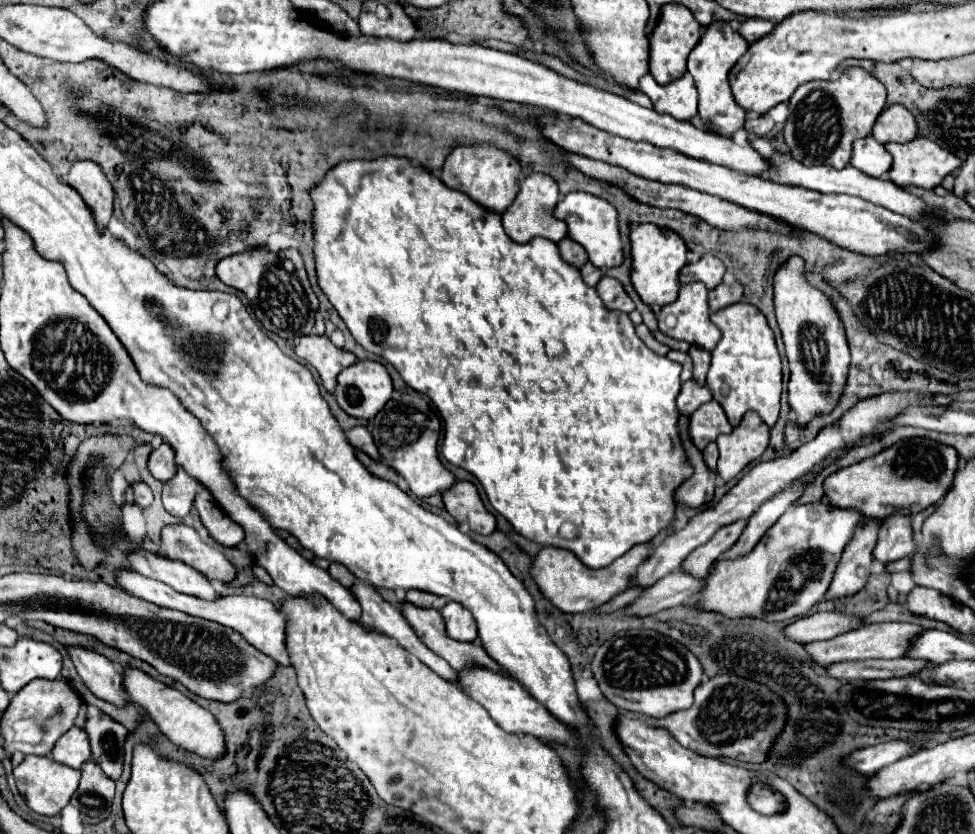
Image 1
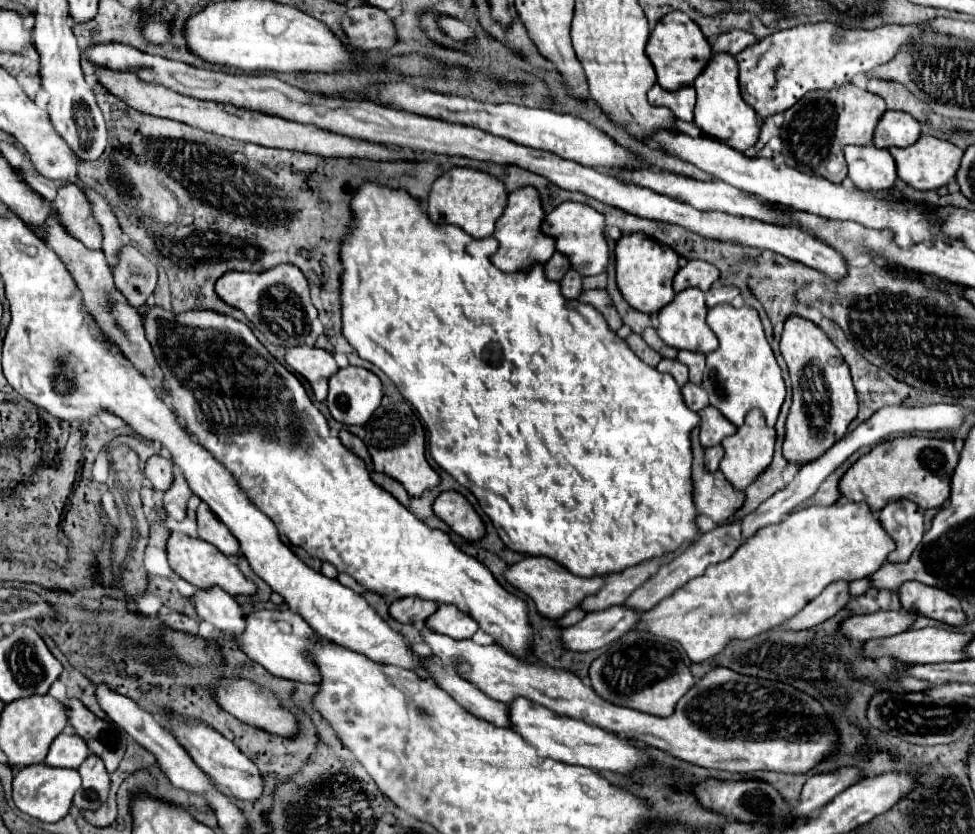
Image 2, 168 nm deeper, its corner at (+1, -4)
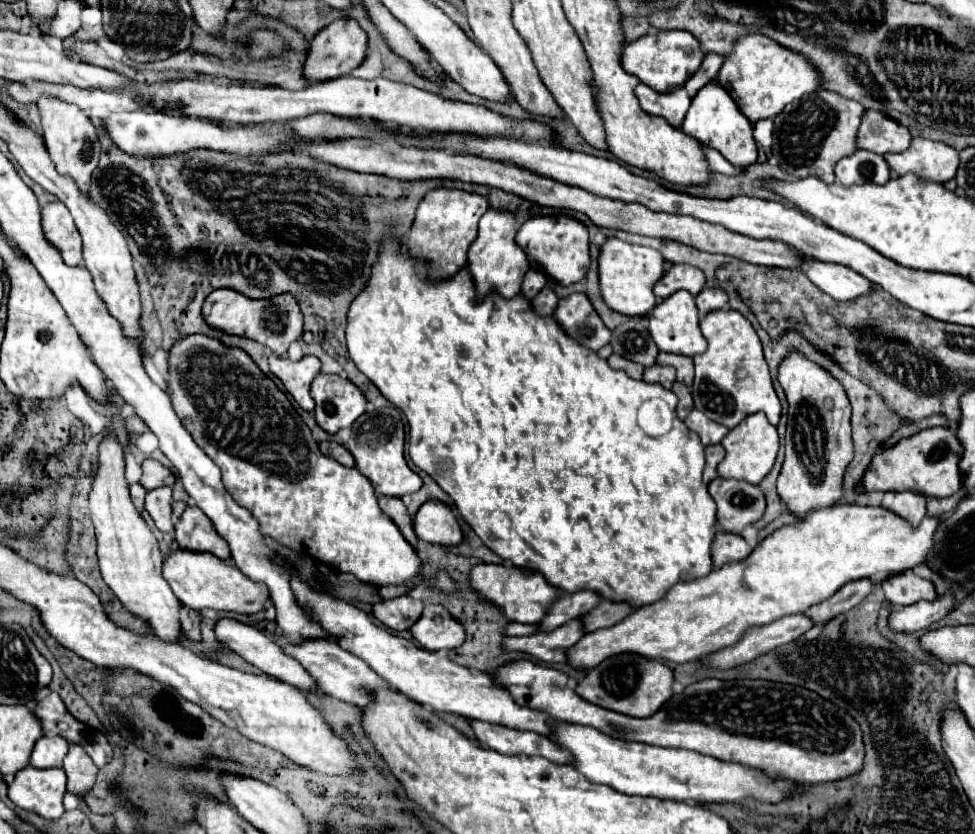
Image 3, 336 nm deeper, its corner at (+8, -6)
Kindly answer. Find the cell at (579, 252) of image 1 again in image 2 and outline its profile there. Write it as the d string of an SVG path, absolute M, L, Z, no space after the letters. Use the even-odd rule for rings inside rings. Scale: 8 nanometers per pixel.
M555 252L551 258L549 258L549 262L545 264L545 274L547 274L547 278L551 278L551 280L561 280L561 276L565 276L565 272L571 268L571 264L569 264L569 260L567 260L567 256L561 256L559 252Z

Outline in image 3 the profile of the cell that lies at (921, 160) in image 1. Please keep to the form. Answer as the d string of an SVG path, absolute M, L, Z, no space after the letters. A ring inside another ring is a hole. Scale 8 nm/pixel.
M912 138L908 150L900 154L884 154L884 160L898 176L914 172L934 182L948 182L958 170L958 150L926 138Z

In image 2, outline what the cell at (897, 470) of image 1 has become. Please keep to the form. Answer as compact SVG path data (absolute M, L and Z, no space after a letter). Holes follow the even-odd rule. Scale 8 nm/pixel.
M905 436L881 442L869 454L861 456L841 478L841 496L853 502L865 502L871 512L879 512L885 504L895 500L909 500L921 510L941 508L949 498L951 474L959 462L959 452L949 440L935 440L923 436Z

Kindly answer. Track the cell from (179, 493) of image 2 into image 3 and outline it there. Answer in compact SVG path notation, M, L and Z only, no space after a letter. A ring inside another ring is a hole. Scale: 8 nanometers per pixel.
M156 488L146 494L144 508L152 516L156 528L160 532L174 532L174 524L170 520L170 504L172 504L172 488Z

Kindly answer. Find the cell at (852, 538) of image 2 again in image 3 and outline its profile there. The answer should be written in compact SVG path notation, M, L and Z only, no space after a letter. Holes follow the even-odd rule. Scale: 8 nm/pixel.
M838 504L832 508L822 508L808 518L804 518L798 524L784 526L770 534L766 540L762 540L756 550L750 554L750 558L722 566L720 570L712 570L704 578L692 578L682 580L674 584L664 598L656 600L654 604L642 606L636 612L628 614L626 620L610 626L600 628L596 632L584 634L572 648L566 650L568 664L576 670L588 672L592 666L598 666L606 658L614 654L642 654L646 658L666 658L672 662L694 662L700 658L706 658L710 652L716 652L724 646L734 644L744 630L752 626L762 626L768 622L774 622L782 616L800 614L802 610L808 610L810 606L822 602L824 598L830 598L840 586L870 578L878 572L894 574L904 572L914 566L920 566L926 562L926 554L934 548L934 530L938 528L940 518L926 516L916 528L900 518L898 514L882 508L882 506L856 506L856 504Z

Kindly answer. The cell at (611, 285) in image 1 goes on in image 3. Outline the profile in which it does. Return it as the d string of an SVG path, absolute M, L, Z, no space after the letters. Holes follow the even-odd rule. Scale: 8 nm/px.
M576 292L562 298L556 306L554 318L560 328L580 346L596 352L610 342L610 330L604 326L586 294Z

